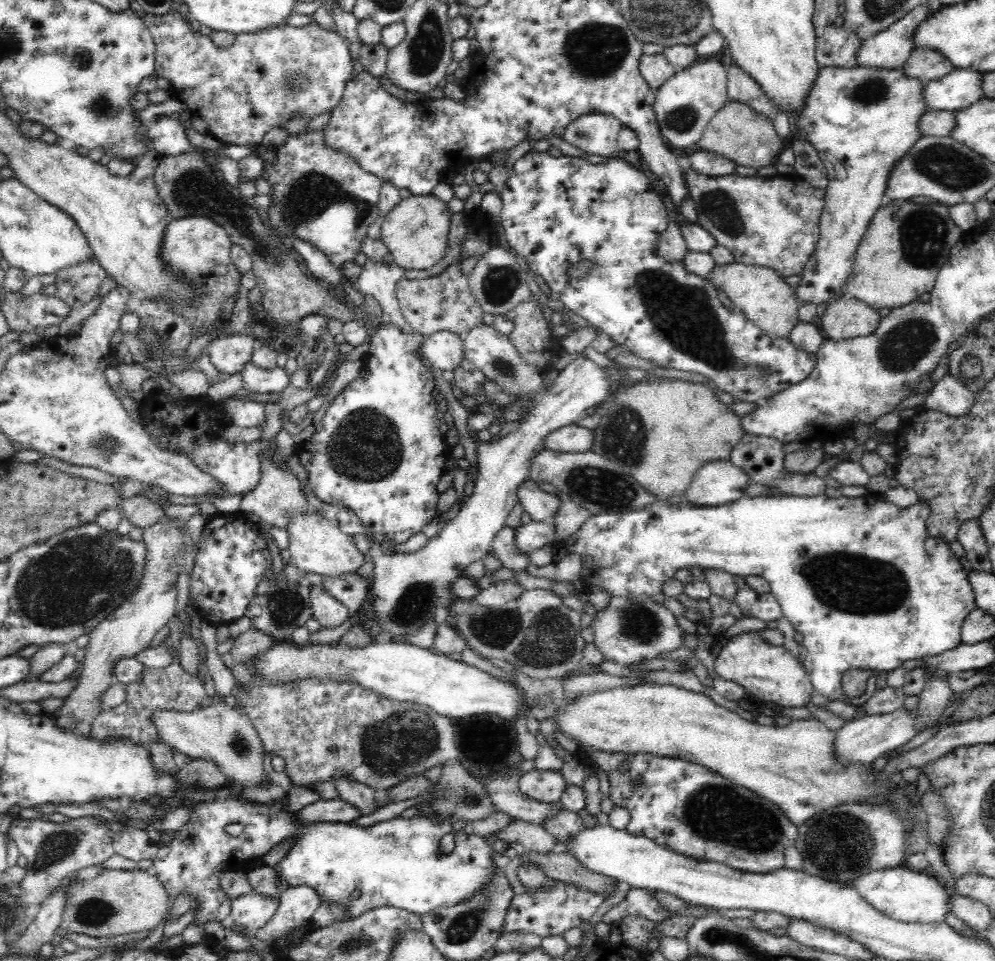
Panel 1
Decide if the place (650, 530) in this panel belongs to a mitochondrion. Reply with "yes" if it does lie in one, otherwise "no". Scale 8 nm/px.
no

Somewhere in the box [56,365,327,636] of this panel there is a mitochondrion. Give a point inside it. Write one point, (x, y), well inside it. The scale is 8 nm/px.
(284, 606)

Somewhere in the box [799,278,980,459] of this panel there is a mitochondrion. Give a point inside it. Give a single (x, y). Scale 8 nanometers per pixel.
(906, 344)

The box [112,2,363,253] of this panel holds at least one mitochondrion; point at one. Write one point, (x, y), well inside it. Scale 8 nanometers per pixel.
(292, 83)

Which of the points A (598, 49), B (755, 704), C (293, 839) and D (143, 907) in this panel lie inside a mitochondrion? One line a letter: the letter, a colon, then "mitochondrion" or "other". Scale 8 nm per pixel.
A: mitochondrion
B: other
C: other
D: other

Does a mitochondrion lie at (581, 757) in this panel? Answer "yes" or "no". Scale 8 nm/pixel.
no

